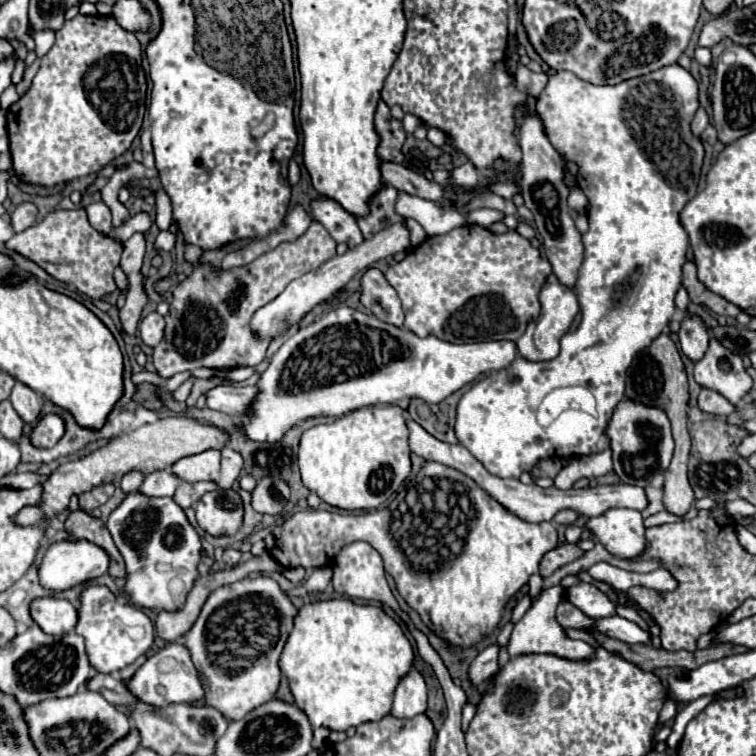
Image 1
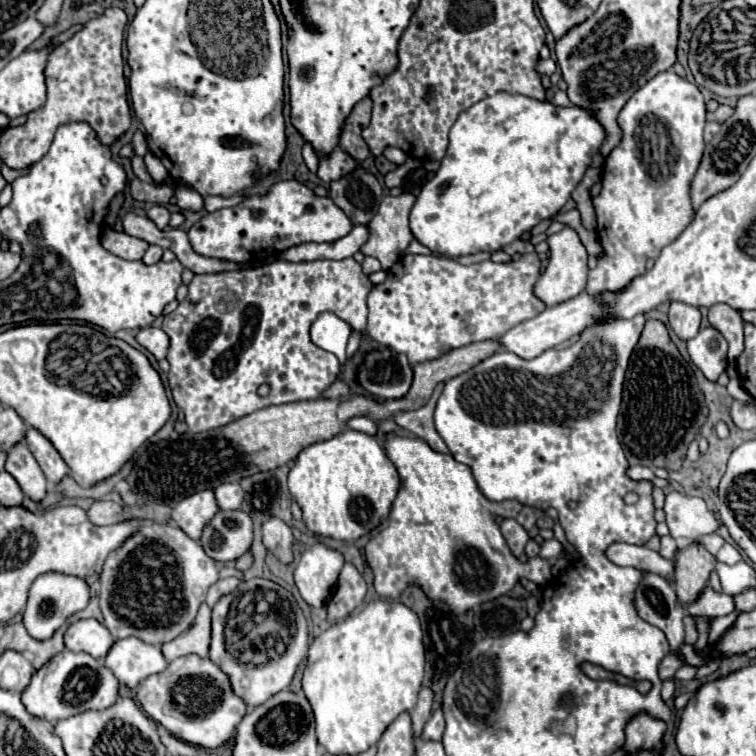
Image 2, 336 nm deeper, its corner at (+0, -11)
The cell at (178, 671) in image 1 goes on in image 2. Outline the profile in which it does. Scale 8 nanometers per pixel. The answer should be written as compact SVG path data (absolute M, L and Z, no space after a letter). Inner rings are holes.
M194 654L172 660L164 672L148 676L138 686L136 698L144 708L144 712L152 720L162 724L170 734L206 750L214 750L226 744L232 738L238 722L248 712L244 700L232 694L228 676L210 658L200 658ZM178 682L180 682L180 704L176 700Z

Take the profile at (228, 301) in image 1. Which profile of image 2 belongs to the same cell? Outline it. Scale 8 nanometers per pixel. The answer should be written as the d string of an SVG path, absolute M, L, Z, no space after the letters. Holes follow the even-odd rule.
M354 258L298 264L274 260L258 268L244 268L236 272L196 274L188 284L186 300L176 308L176 312L164 318L162 326L162 330L170 336L170 348L166 356L170 362L168 384L174 402L186 416L188 430L214 430L272 404L320 398L320 394L336 380L340 362L332 352L324 352L310 342L310 324L320 312L334 312L346 320L352 330L360 330L364 334L368 314L366 298L370 290L372 282ZM264 382L272 386L270 394L258 396L256 390Z

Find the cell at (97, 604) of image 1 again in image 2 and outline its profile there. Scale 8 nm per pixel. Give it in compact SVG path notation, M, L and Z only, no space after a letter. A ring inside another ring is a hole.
M134 636L114 642L114 648L104 658L106 668L114 672L120 684L136 688L150 674L162 672L168 662L158 646L146 644Z

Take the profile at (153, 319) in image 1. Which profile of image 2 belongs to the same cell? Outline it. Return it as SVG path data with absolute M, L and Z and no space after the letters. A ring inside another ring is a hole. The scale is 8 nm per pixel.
M150 326L150 328L142 328L138 330L136 334L136 340L156 358L156 360L162 360L168 352L168 336L162 328L156 328L156 326Z

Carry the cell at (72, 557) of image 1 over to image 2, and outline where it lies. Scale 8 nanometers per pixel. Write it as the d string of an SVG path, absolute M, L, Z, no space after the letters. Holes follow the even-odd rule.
M46 572L46 574L38 576L30 588L28 604L26 604L22 622L24 622L24 626L32 638L46 640L66 622L66 618L70 614L84 610L88 606L88 600L90 600L90 588L88 588L84 578L66 576L60 572Z

